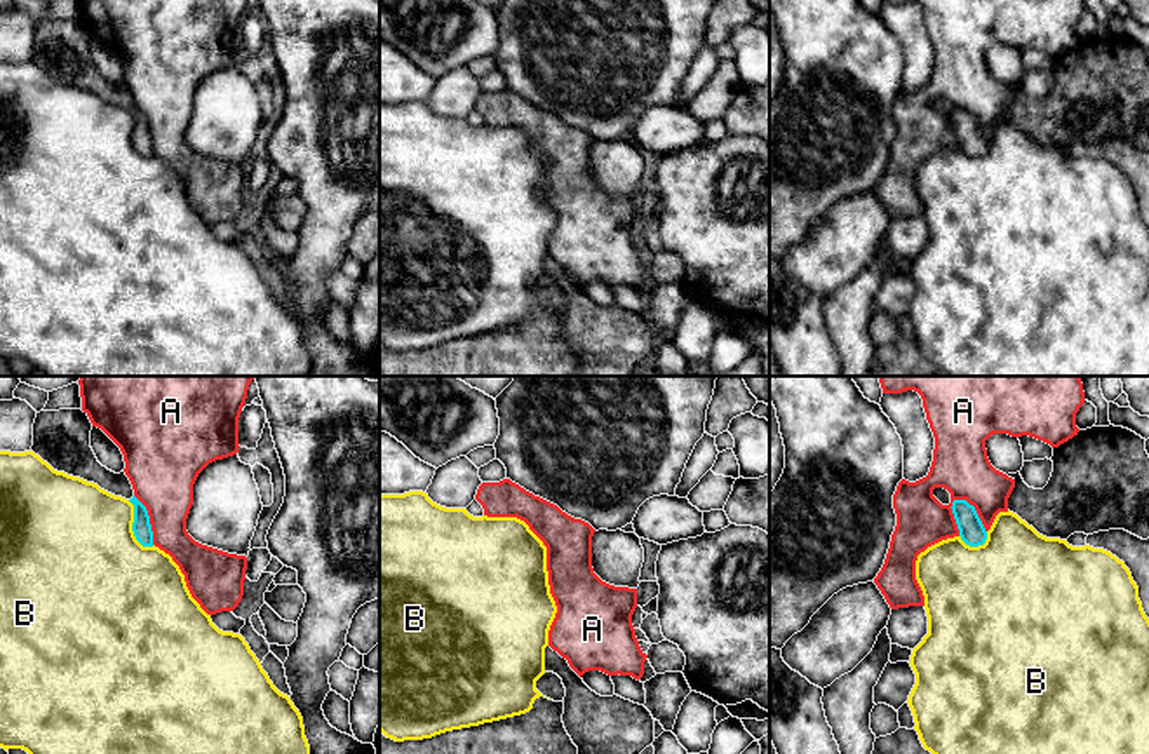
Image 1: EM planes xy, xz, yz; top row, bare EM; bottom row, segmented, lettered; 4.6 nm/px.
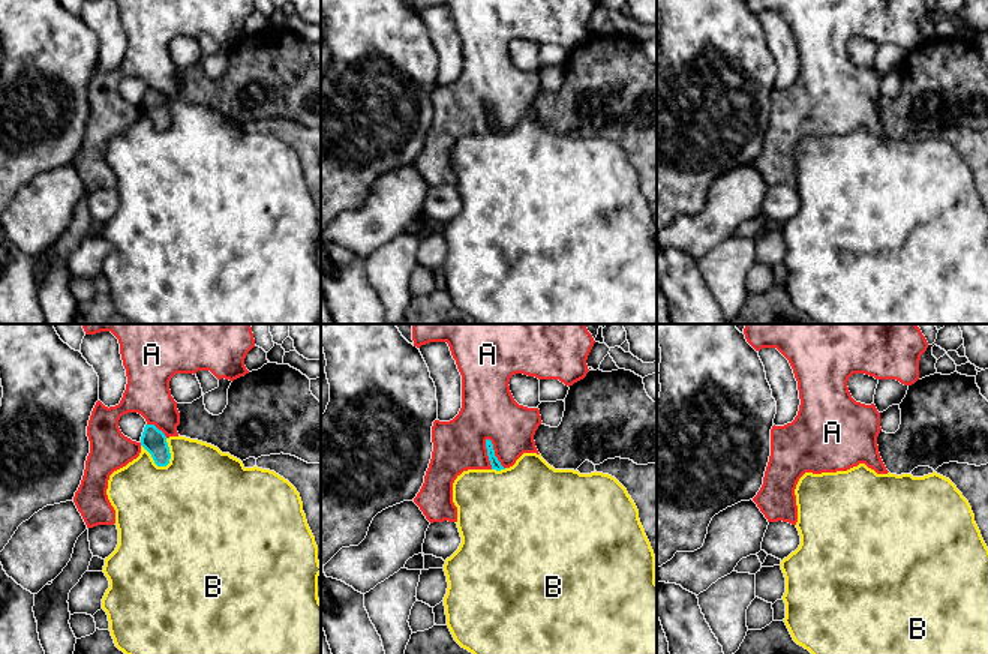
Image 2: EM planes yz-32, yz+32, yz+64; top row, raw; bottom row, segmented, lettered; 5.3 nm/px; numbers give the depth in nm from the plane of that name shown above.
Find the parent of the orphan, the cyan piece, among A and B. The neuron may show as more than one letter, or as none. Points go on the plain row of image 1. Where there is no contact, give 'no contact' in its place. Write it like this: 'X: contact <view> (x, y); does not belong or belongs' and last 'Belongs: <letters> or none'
A: contact yz (974, 119); does not belong
B: contact xy (133, 138); does not belong
Belongs: none

